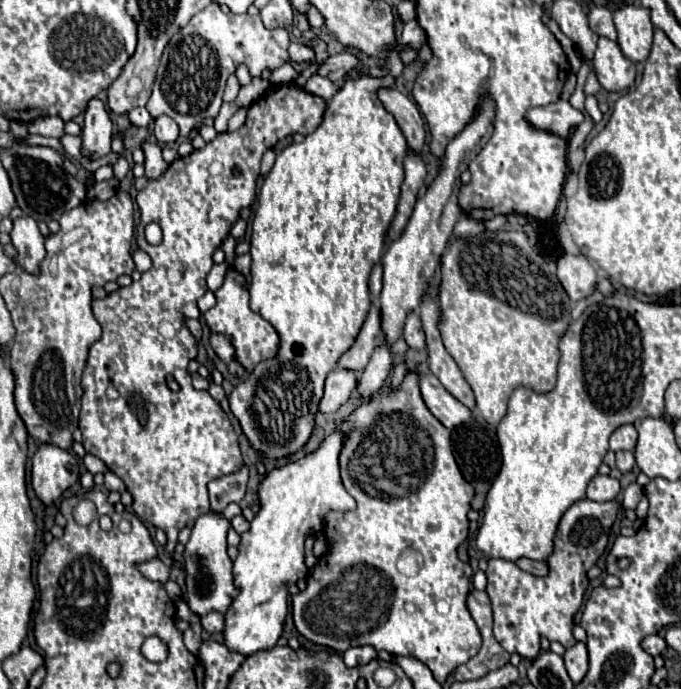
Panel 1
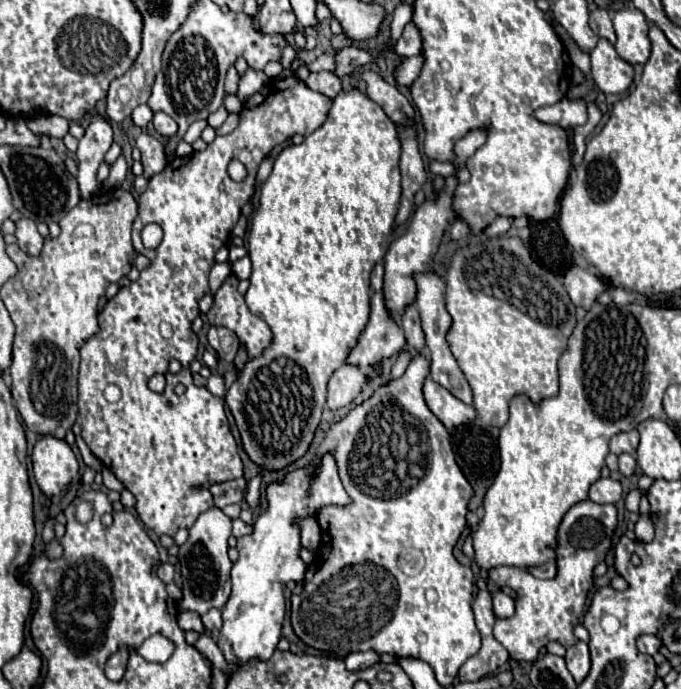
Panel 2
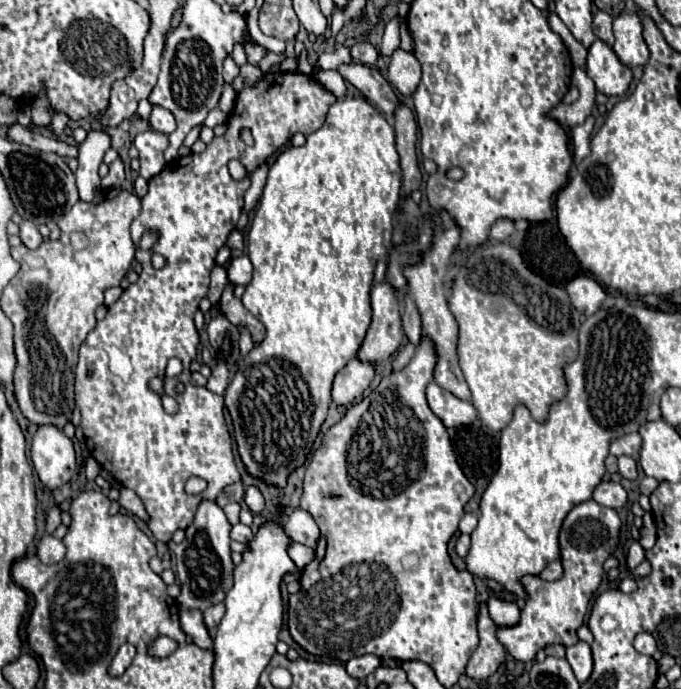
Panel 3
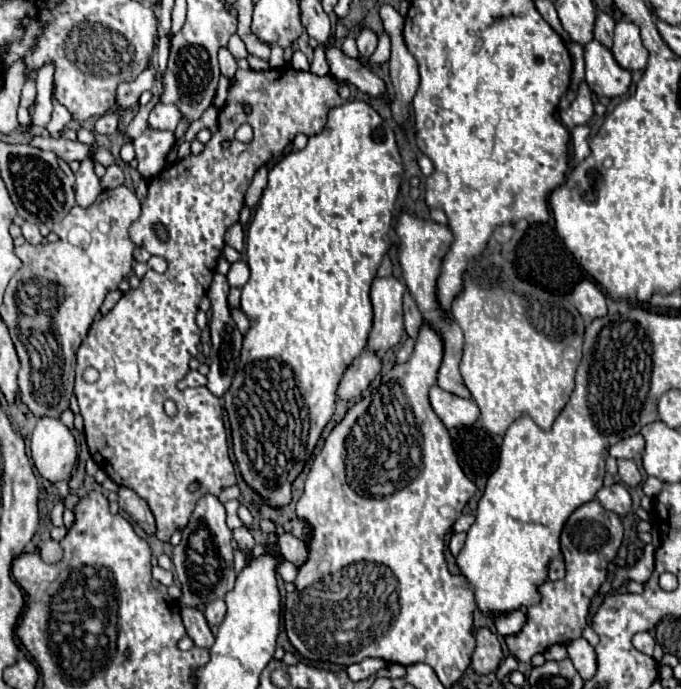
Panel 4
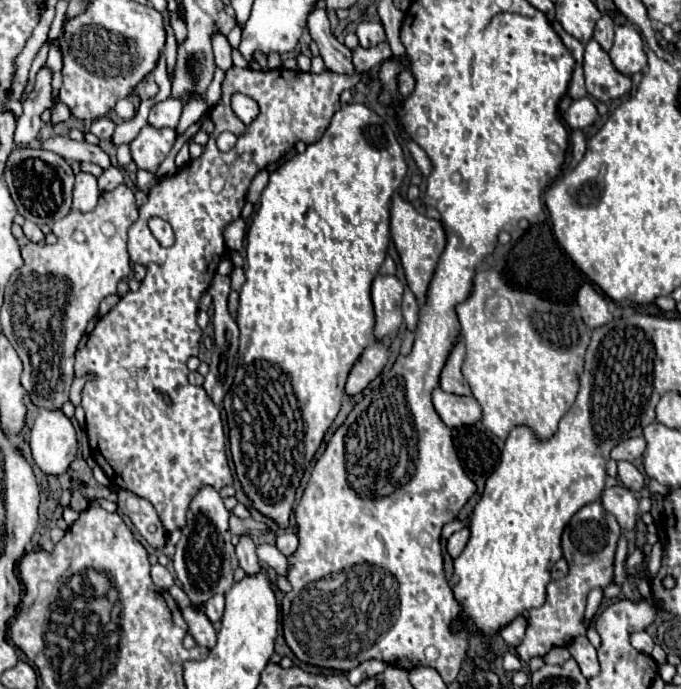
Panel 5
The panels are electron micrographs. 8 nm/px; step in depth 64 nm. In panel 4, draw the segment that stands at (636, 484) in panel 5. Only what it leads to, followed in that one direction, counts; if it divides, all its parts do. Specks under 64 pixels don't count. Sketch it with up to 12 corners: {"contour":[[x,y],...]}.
{"contour":[[618,460],[620,480],[638,486],[640,476],[634,460]]}

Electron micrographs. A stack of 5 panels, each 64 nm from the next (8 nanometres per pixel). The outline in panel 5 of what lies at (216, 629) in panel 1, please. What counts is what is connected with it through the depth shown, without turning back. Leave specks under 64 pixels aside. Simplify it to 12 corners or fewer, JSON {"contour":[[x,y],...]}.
{"contour":[[212,596],[204,612],[212,624],[222,620],[224,596]]}

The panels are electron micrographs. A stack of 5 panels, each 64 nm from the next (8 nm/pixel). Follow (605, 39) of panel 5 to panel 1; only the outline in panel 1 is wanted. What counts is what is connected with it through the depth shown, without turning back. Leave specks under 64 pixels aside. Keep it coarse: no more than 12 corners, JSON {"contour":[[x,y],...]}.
{"contour":[[594,6],[588,24],[594,34],[616,40],[612,12]]}

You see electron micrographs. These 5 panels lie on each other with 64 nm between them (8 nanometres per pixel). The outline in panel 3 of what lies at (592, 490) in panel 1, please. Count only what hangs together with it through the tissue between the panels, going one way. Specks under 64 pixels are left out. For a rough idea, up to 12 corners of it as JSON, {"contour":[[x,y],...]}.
{"contour":[[600,482],[592,498],[600,506],[620,508],[626,490],[616,482]]}

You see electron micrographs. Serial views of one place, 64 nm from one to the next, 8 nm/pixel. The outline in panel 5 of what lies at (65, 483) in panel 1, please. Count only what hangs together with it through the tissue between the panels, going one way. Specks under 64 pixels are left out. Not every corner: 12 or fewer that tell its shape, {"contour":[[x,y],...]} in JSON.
{"contour":[[40,410],[32,458],[48,476],[66,474],[77,454],[62,410]]}

